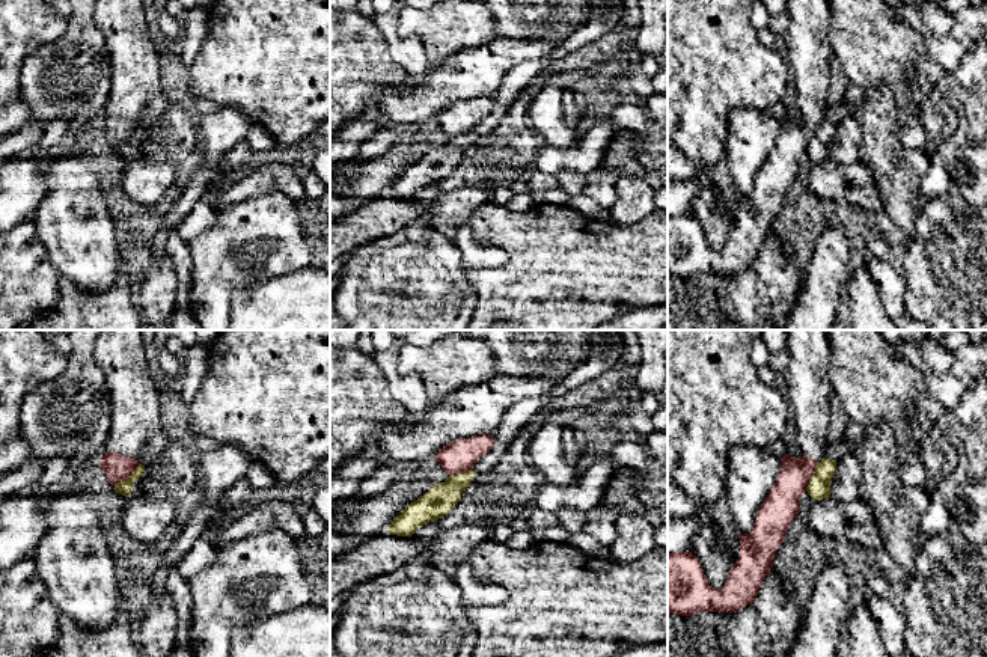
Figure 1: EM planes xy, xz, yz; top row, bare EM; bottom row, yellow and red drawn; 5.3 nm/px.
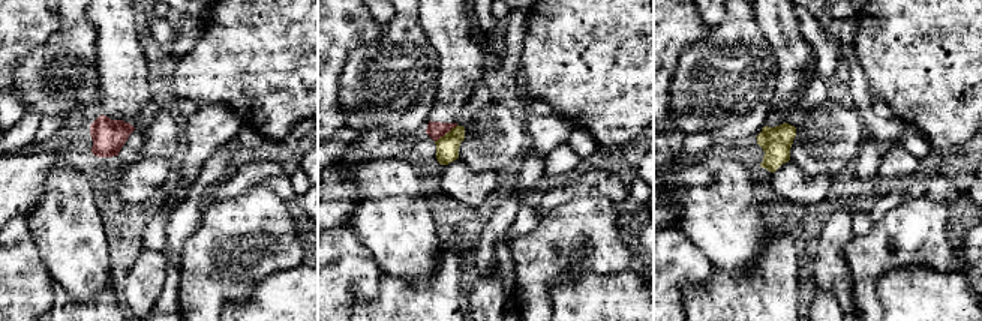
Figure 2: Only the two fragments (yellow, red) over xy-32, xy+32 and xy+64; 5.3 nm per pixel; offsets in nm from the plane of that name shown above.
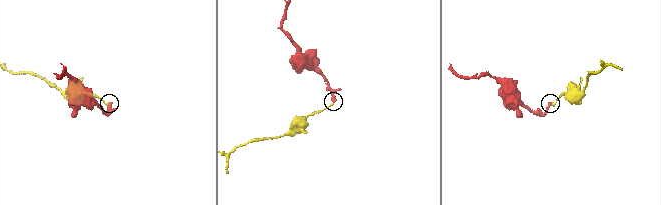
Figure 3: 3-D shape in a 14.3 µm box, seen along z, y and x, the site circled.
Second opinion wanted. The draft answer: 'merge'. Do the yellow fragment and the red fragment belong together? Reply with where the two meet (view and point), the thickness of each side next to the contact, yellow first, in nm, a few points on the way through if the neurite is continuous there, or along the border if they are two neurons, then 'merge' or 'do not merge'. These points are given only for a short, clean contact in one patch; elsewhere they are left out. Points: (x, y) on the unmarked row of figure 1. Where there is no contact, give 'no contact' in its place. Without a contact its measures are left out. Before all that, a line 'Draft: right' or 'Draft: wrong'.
Draft: wrong
xy (128, 139) | 80/140 nm | along xy (139, 125), (125, 140), (113, 148) | do not merge

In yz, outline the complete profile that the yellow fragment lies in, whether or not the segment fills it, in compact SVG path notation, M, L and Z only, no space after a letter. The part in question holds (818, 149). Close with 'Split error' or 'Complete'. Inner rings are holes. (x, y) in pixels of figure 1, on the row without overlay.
M823 121L809 146L806 149L808 157L812 163L823 163L830 160L830 145L836 133L836 122Z. Complete

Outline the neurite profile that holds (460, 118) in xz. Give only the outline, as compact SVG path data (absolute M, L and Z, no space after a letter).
M478 96L469 101L457 101L443 108L434 119L443 133L452 139L472 133L473 128L490 115L493 98Z

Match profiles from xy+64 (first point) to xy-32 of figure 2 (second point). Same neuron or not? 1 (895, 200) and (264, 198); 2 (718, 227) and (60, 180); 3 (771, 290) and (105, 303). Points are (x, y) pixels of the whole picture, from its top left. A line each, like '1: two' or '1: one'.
1: two
2: one
3: one

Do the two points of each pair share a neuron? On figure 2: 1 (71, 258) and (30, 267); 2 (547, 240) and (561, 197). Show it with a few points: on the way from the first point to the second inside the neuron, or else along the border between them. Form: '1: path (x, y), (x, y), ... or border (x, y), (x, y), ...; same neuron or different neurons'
1: border (30, 231), (44, 266), (56, 282); different neurons
2: border (592, 195), (576, 195), (550, 209), (540, 219); different neurons

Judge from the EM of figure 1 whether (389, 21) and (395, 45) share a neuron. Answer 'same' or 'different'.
same

